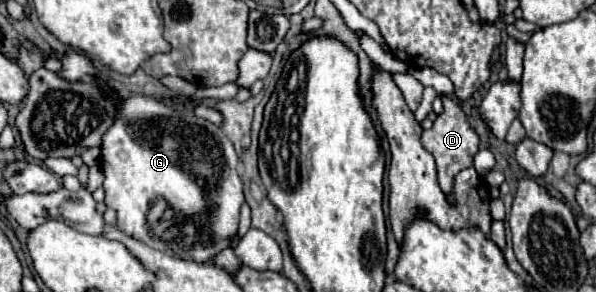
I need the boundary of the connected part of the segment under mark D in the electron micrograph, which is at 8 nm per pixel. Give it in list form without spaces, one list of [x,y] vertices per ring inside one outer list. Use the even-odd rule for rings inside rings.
[[[443,95],[443,113],[437,115],[437,119],[433,121],[433,127],[423,131],[421,135],[421,141],[423,141],[423,147],[435,157],[435,163],[437,163],[437,175],[439,175],[439,185],[445,193],[451,191],[453,187],[453,177],[465,169],[465,167],[471,167],[473,165],[473,157],[475,153],[479,151],[479,135],[471,129],[469,121],[467,121],[467,115],[463,113],[459,101]]]

